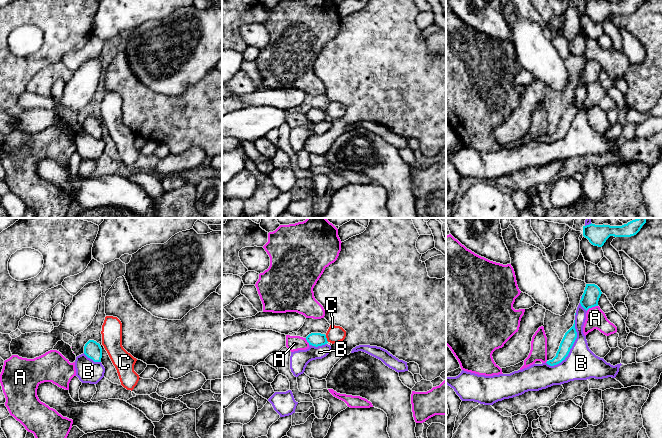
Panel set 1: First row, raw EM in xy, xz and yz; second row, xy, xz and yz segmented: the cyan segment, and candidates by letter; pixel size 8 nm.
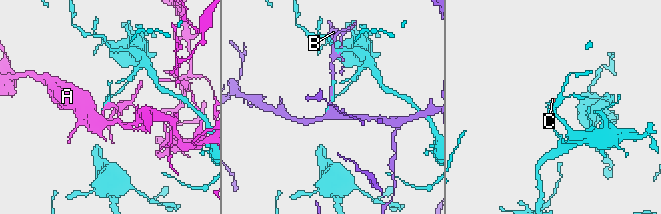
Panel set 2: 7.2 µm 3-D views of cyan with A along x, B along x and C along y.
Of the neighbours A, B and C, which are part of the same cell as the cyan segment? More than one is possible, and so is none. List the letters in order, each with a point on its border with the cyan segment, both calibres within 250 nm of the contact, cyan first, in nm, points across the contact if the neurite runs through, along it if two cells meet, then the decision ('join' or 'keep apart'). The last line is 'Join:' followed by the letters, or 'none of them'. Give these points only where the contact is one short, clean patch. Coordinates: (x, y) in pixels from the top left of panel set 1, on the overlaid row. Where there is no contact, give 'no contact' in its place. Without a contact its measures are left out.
A: contact yz (591, 307); calibres 140 and 160 nm; keep apart
B: contact yz (571, 347); calibres 100 and 260 nm; keep apart
C: contact xz (326, 338); calibres 110 and 140 nm; border xz (325, 335), (328, 341); keep apart
Join: none of them

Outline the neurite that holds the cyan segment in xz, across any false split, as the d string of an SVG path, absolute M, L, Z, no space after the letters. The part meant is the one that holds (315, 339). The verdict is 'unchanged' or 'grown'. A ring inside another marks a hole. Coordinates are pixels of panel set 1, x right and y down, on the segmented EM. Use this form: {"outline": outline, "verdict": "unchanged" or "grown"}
{"outline": "M311 333L306 337L309 345L318 347L328 343L326 335L321 333Z", "verdict": "unchanged"}

